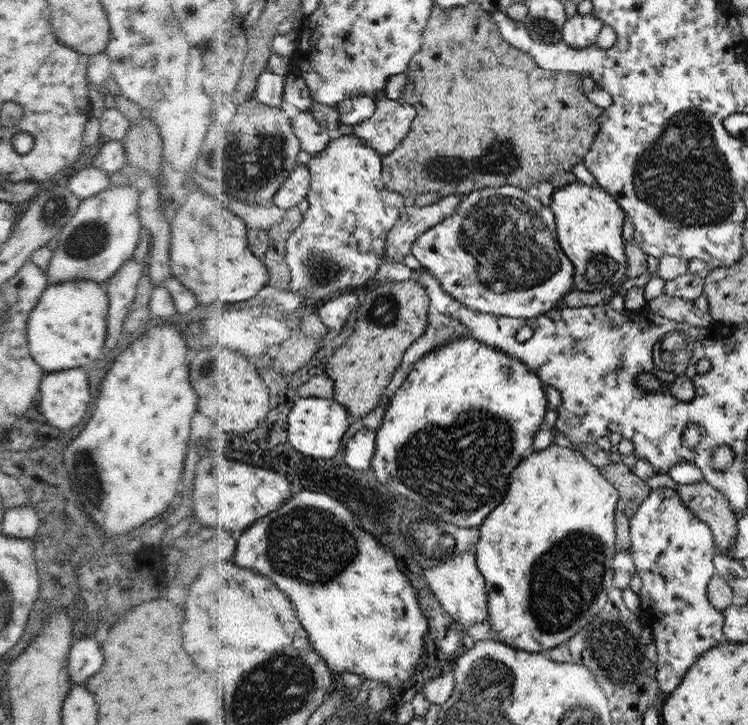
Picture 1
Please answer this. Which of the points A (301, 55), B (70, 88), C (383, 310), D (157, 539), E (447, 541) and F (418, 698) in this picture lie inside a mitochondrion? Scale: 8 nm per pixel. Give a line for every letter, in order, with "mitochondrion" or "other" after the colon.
A: other
B: other
C: mitochondrion
D: other
E: mitochondrion
F: other

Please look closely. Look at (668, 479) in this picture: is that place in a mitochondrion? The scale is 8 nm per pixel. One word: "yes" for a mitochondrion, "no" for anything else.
no

